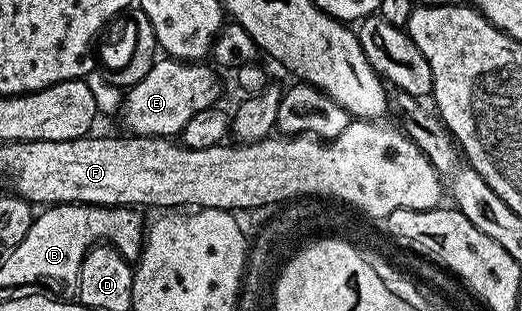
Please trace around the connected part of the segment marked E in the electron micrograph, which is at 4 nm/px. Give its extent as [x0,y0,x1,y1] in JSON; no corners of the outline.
[120,56,222,139]

